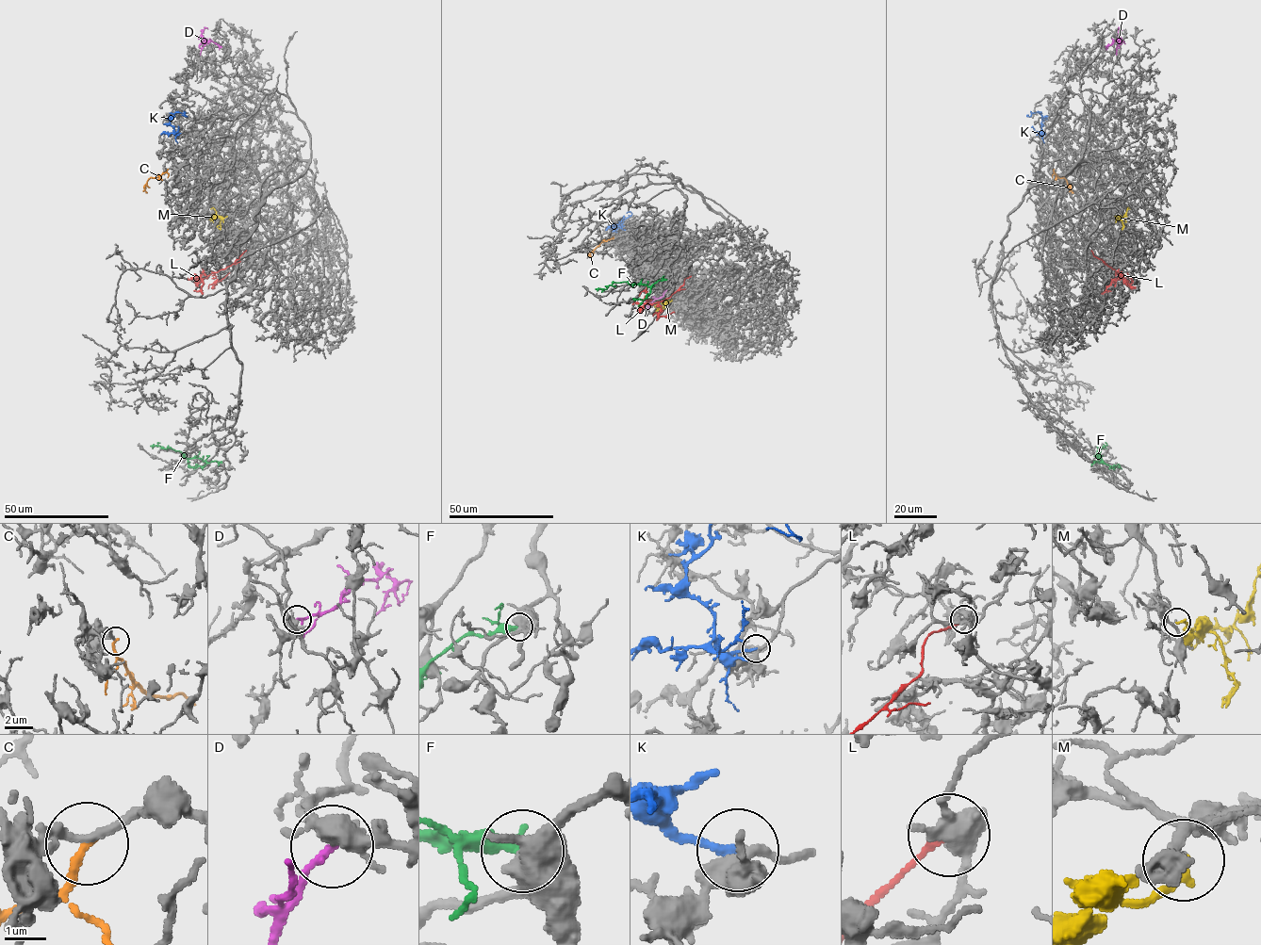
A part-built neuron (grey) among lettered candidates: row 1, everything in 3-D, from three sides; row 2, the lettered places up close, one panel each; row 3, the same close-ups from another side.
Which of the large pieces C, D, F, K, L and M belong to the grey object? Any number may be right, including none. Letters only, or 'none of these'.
K

